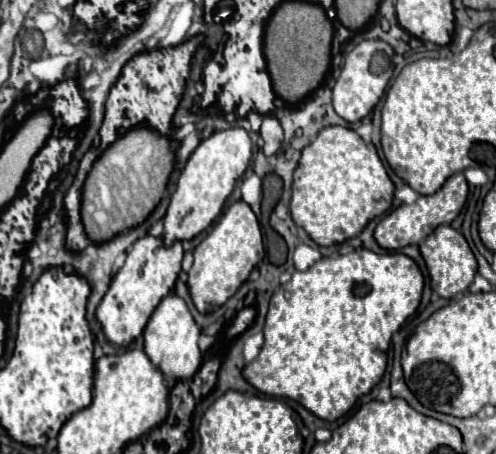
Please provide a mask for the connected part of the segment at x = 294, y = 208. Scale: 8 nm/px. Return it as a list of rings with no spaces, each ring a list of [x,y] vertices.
[[[325,127],[301,153],[299,167],[293,175],[289,209],[295,225],[303,227],[317,245],[329,247],[349,241],[373,217],[383,215],[393,203],[393,191],[395,185],[373,143],[365,143],[353,129]]]

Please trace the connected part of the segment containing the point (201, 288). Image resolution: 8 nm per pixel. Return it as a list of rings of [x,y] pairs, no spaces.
[[[235,201],[195,247],[195,261],[189,271],[189,291],[195,307],[209,313],[221,307],[247,281],[251,269],[265,257],[263,233],[257,215],[245,201]]]

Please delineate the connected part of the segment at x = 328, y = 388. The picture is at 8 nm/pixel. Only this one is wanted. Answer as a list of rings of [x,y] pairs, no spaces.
[[[355,249],[341,257],[323,257],[307,271],[295,271],[293,279],[271,297],[265,321],[265,343],[255,361],[243,369],[245,379],[265,395],[299,401],[321,419],[343,417],[361,395],[367,395],[383,377],[387,349],[393,333],[413,315],[423,295],[423,273],[419,265],[403,253],[373,253]]]

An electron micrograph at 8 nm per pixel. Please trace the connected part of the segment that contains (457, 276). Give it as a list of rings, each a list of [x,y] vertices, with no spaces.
[[[439,225],[439,229],[435,229],[435,233],[431,233],[425,239],[425,243],[421,243],[419,249],[421,249],[421,255],[429,269],[431,289],[435,293],[439,293],[445,299],[451,299],[469,289],[469,285],[473,283],[473,277],[477,273],[477,259],[471,251],[467,239],[463,237],[463,233],[455,231],[451,225]]]

